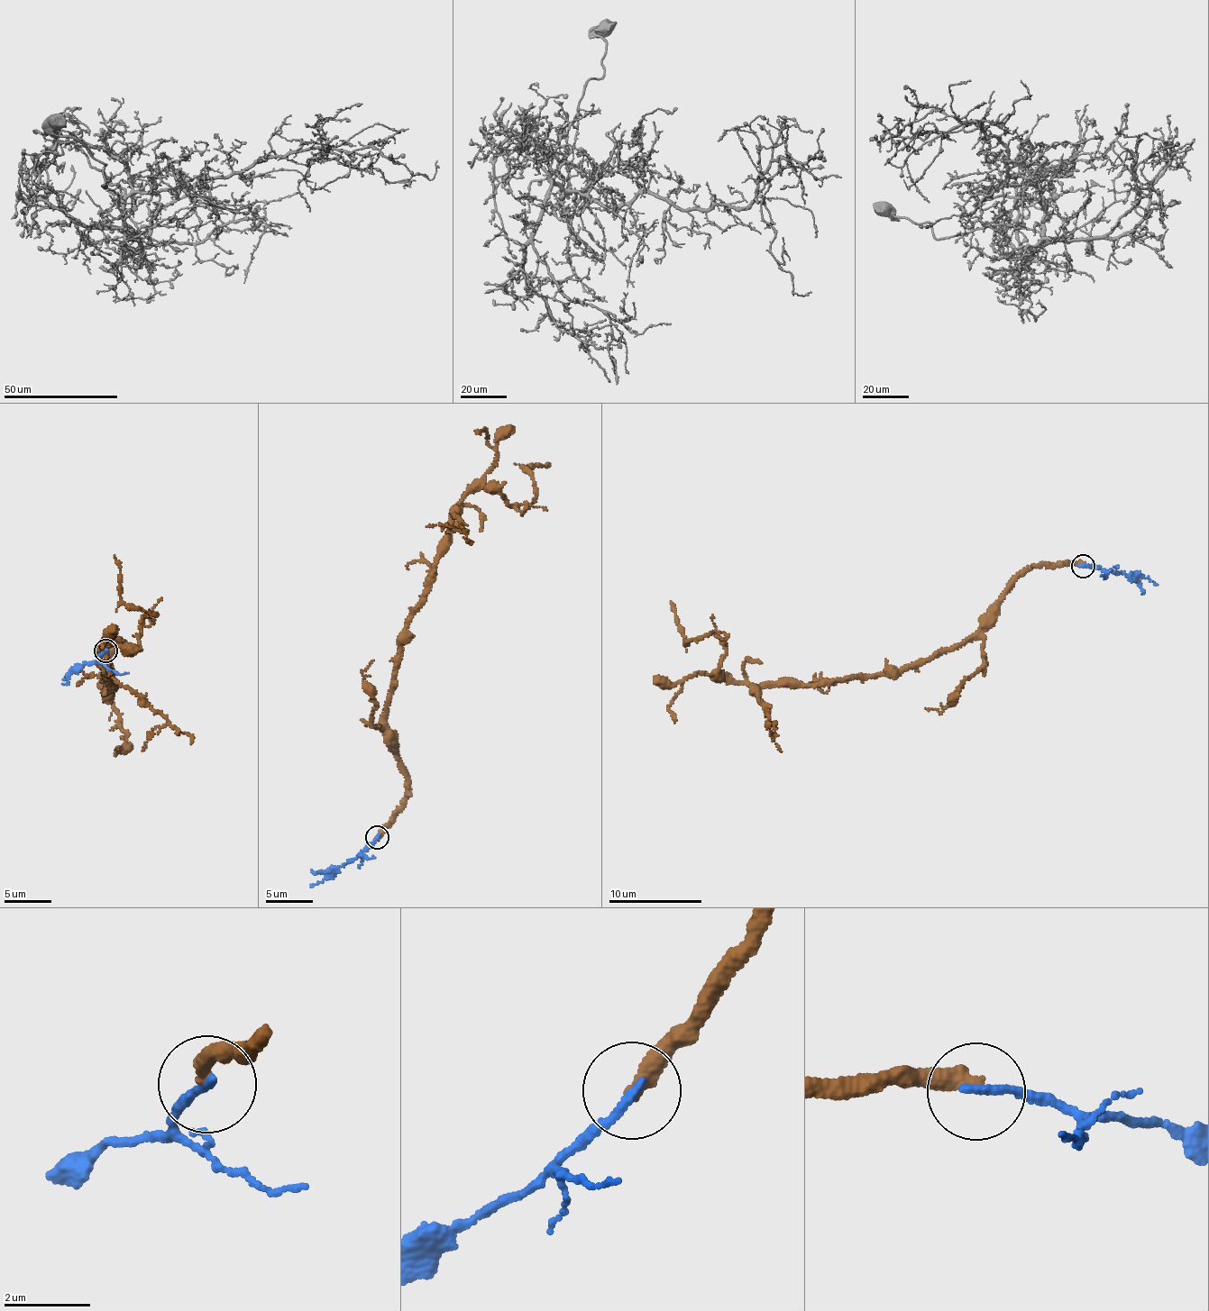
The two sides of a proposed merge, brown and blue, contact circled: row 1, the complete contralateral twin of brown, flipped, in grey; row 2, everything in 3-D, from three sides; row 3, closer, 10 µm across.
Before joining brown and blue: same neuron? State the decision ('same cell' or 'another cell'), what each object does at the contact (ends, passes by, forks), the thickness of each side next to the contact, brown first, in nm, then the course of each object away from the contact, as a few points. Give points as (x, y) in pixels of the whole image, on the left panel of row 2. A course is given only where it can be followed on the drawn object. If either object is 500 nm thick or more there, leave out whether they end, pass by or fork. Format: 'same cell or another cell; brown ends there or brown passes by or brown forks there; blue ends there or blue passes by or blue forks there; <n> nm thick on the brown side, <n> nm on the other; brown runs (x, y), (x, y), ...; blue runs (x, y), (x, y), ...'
another cell; brown ends there; blue ends there; 360 nm thick on the brown side, 200 nm on the other; brown runs (105, 651), (118, 641), (100, 681), (108, 696), (102, 650), (135, 646), (156, 615), (122, 600), (114, 555); blue runs (105, 651), (96, 662), (72, 667), (64, 679)

